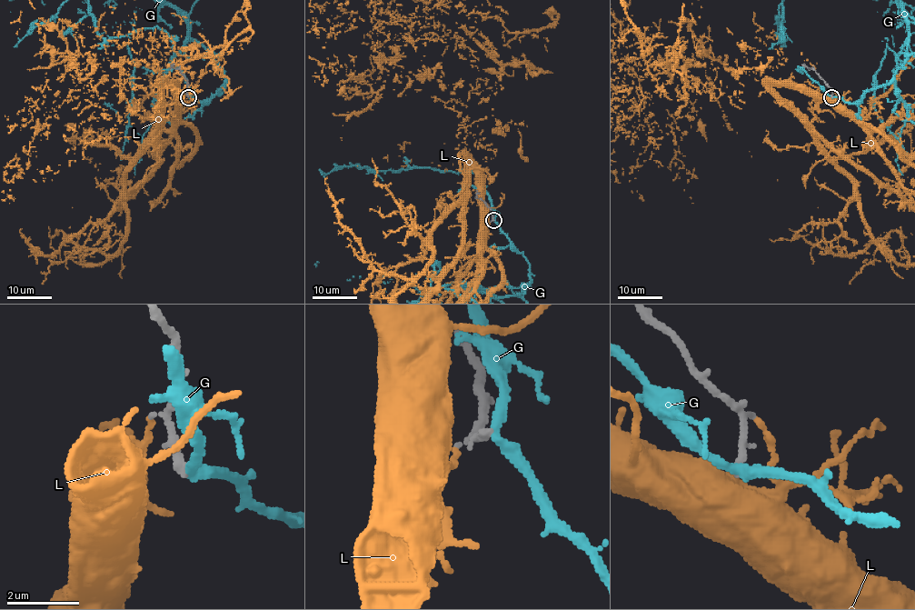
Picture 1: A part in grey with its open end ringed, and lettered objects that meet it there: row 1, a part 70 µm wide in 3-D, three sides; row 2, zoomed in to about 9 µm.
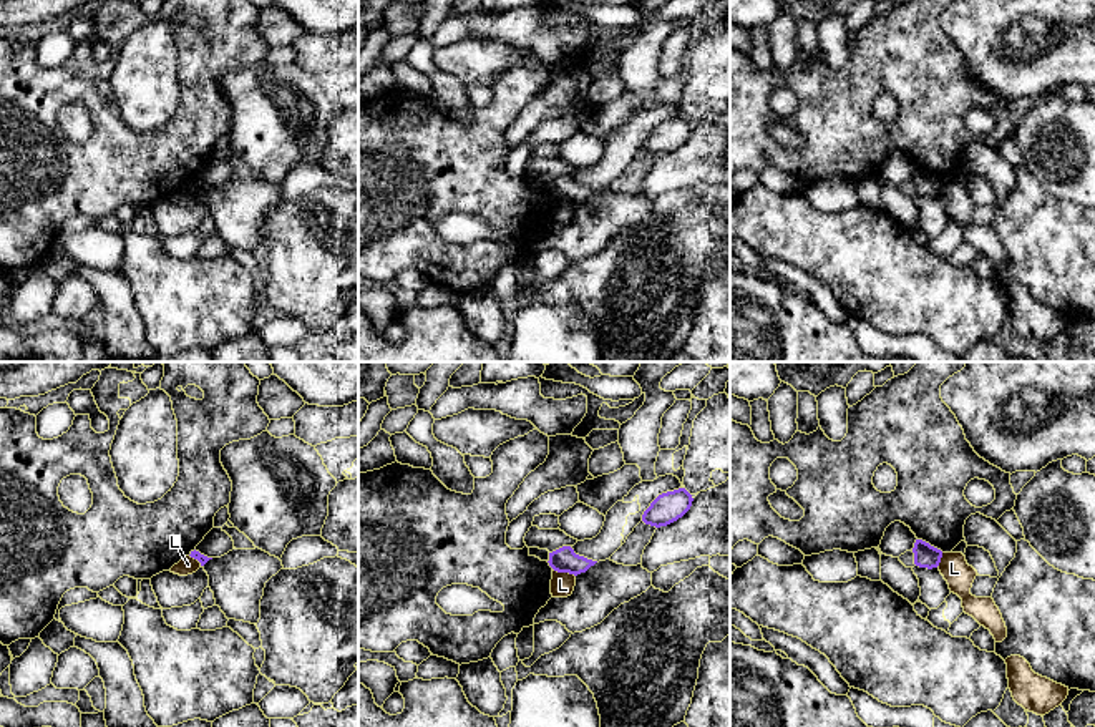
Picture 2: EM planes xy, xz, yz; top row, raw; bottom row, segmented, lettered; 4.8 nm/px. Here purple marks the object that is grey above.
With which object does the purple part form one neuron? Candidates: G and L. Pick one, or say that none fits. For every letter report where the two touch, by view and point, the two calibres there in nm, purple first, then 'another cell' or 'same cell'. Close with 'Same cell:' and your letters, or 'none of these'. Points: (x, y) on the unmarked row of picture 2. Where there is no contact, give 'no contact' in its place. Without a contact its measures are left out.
G: no contact; another cell
L: contact xz (564, 200); calibres 120 and 110 nm; another cell
Same cell: none of these

